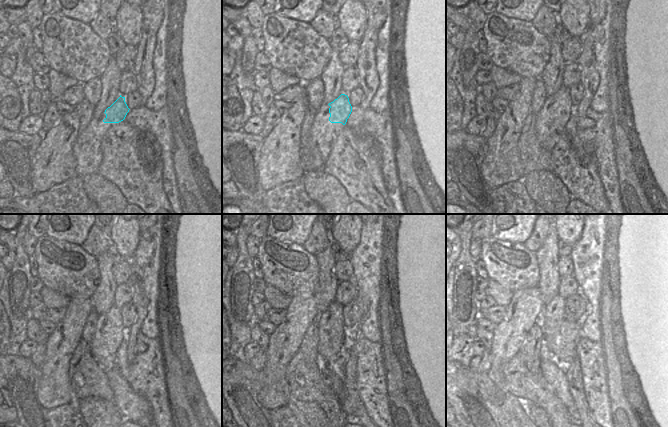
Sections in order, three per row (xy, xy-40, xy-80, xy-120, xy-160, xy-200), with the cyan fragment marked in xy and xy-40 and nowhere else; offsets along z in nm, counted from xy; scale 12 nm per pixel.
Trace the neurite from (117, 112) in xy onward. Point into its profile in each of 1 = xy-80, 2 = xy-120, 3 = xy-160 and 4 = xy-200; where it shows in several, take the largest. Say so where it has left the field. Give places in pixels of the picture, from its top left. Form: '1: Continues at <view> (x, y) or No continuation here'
1: Continues at xy-80 (562, 109)
2: Continues at xy-120 (115, 331)
3: Continues at xy-160 (338, 332)
4: Continues at xy-200 (564, 335)

